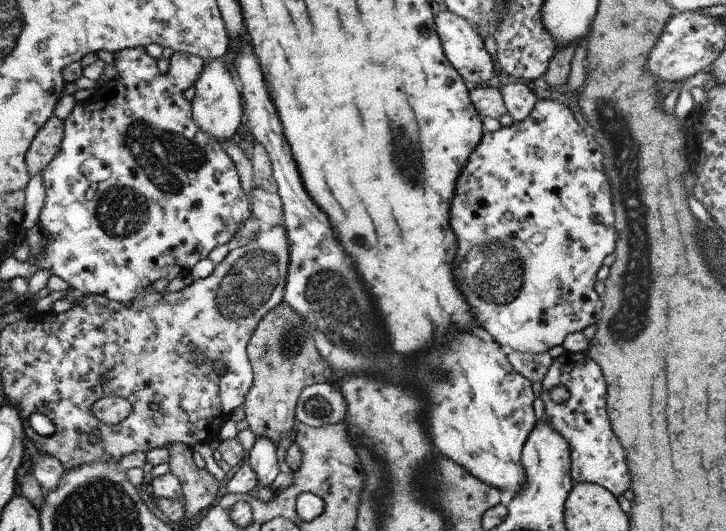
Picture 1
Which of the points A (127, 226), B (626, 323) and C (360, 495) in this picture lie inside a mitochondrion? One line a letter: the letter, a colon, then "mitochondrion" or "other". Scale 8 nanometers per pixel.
A: mitochondrion
B: mitochondrion
C: other

